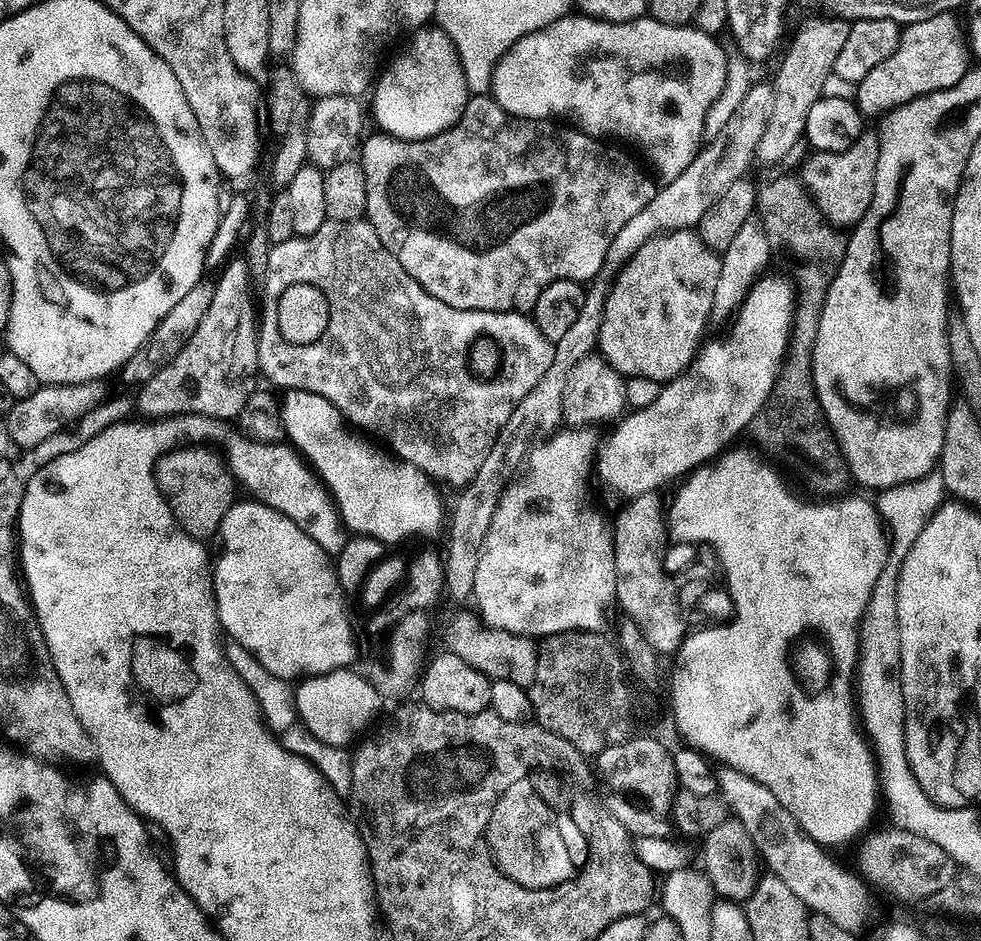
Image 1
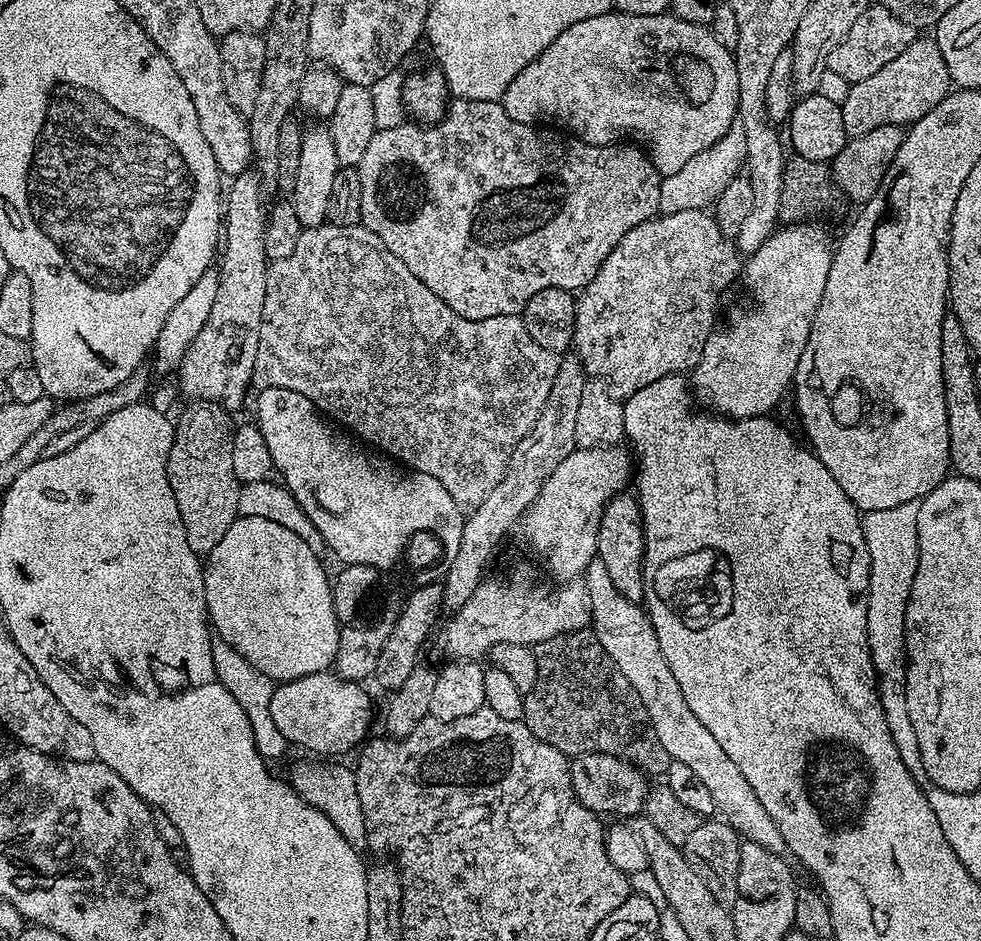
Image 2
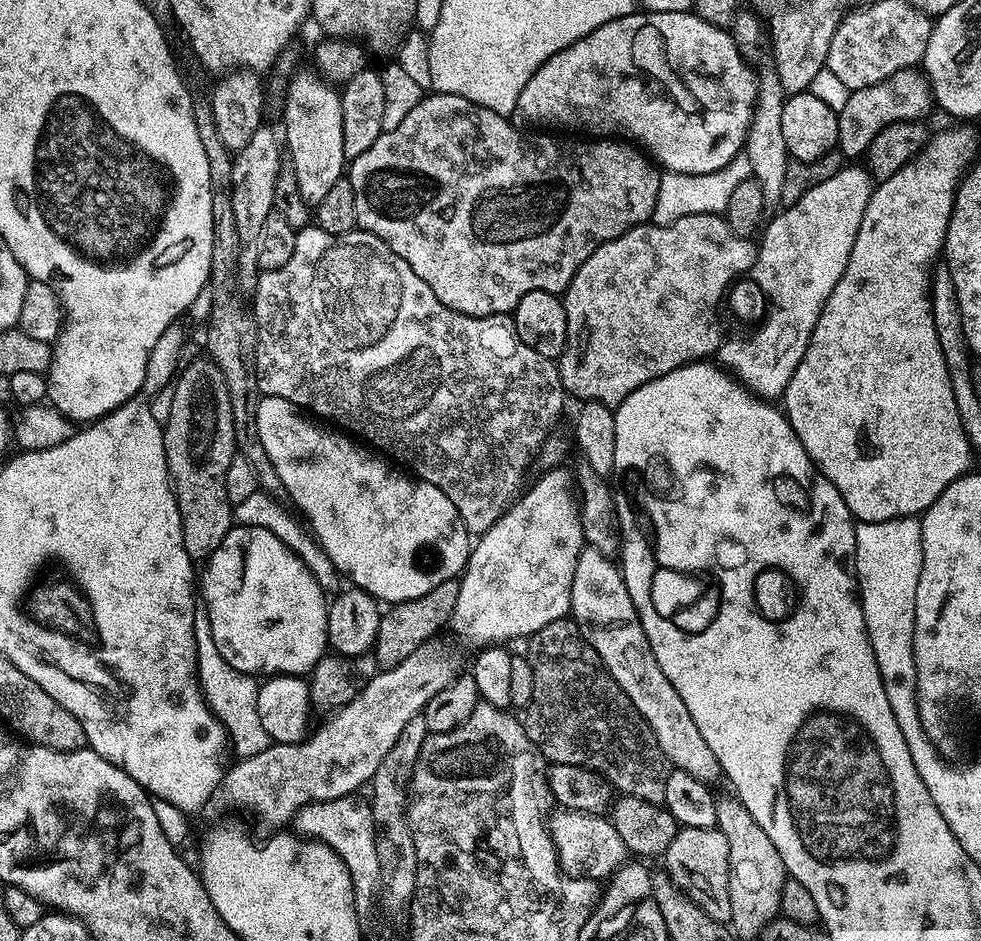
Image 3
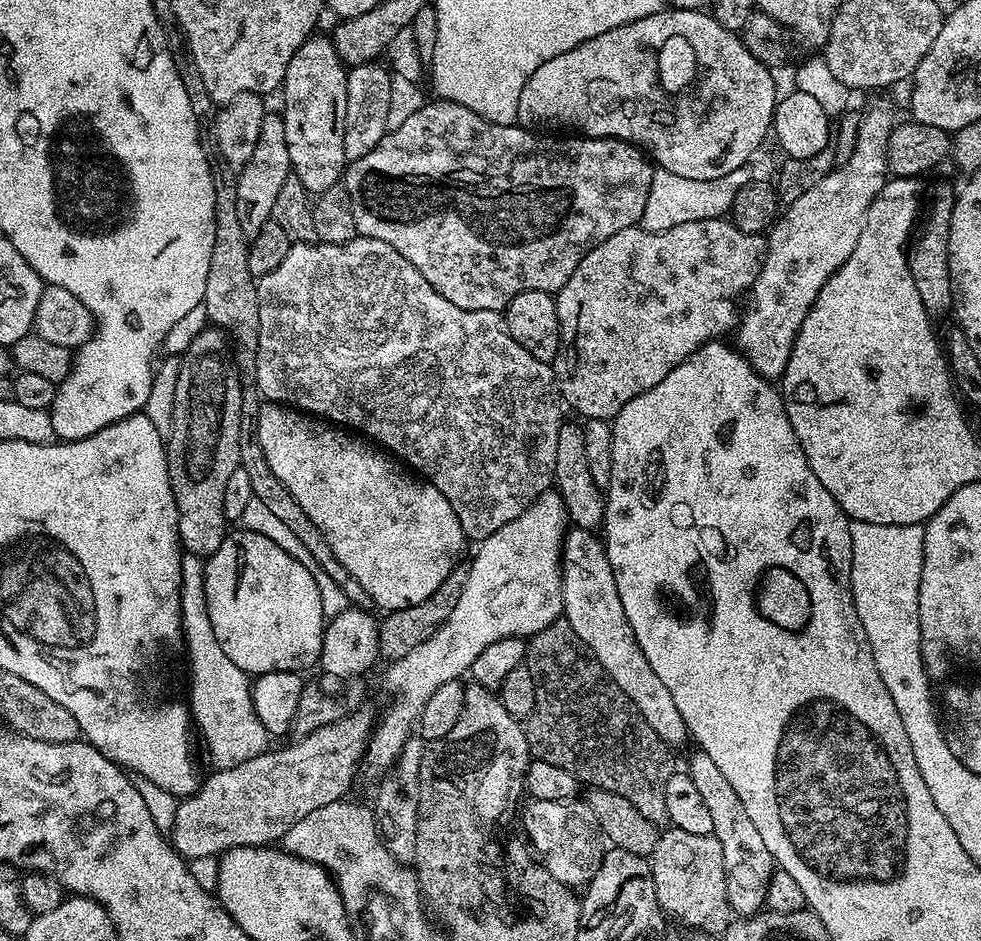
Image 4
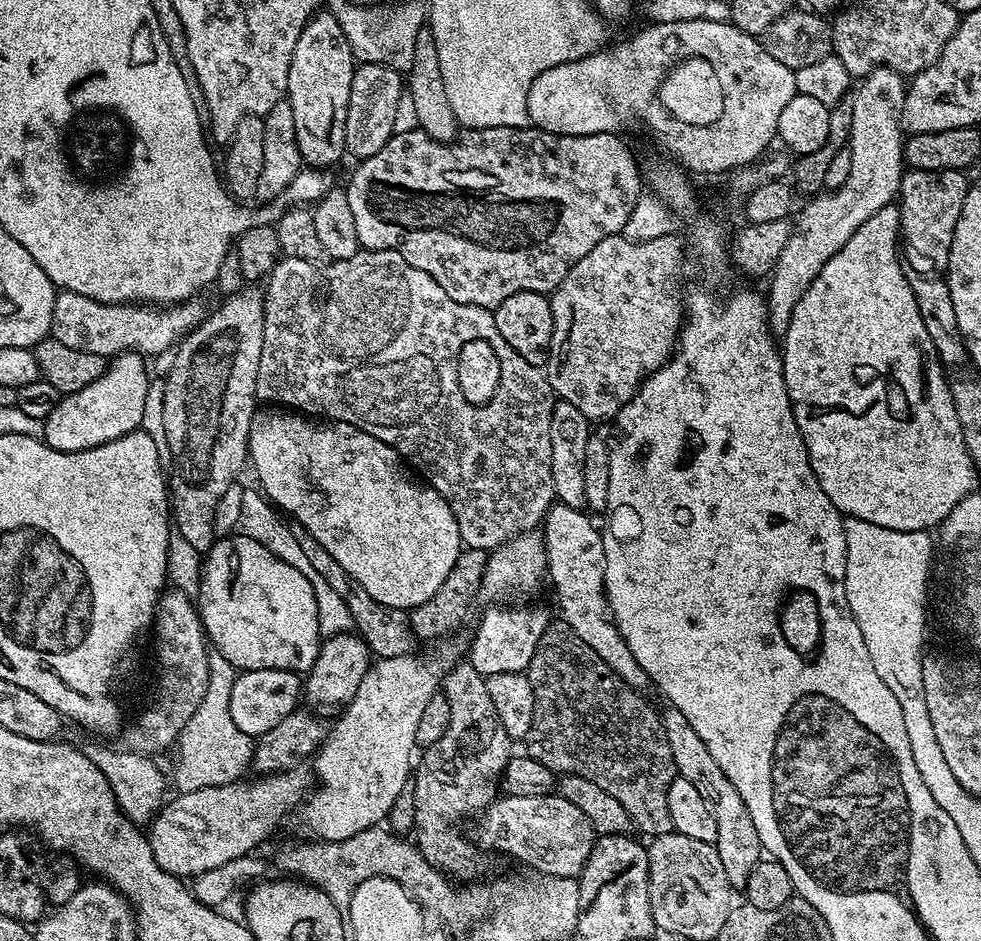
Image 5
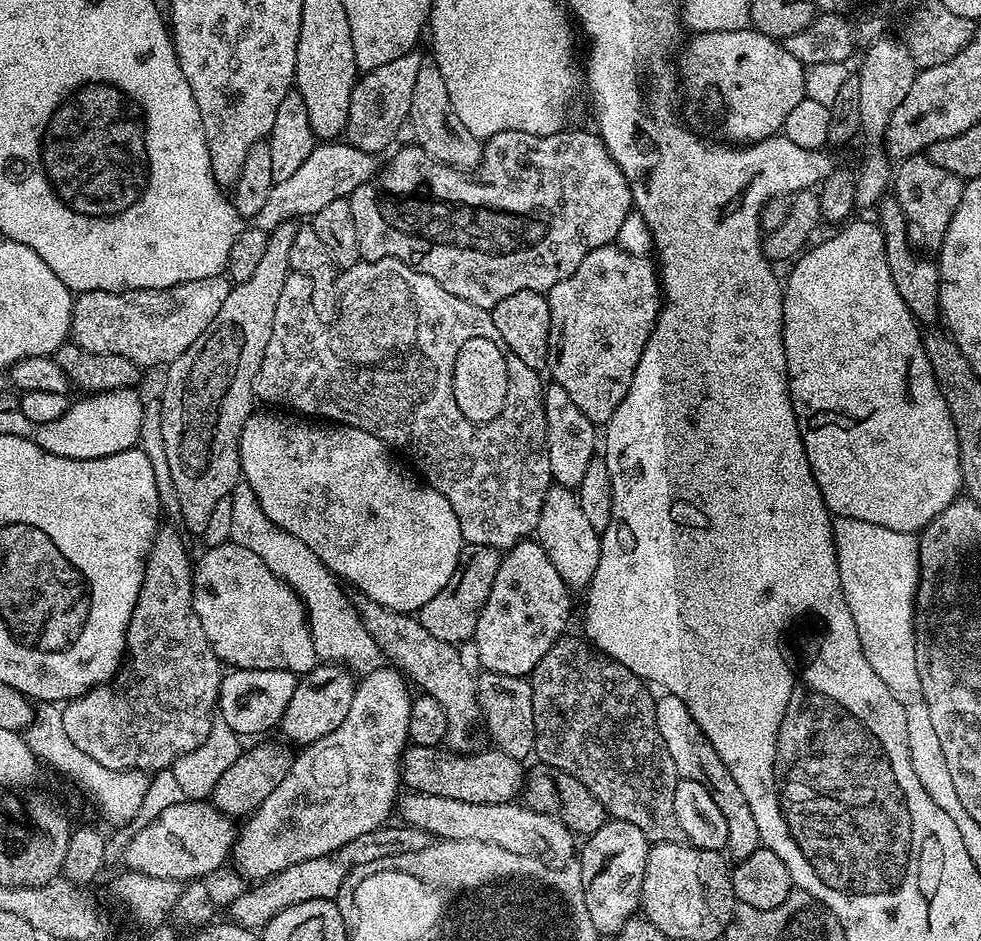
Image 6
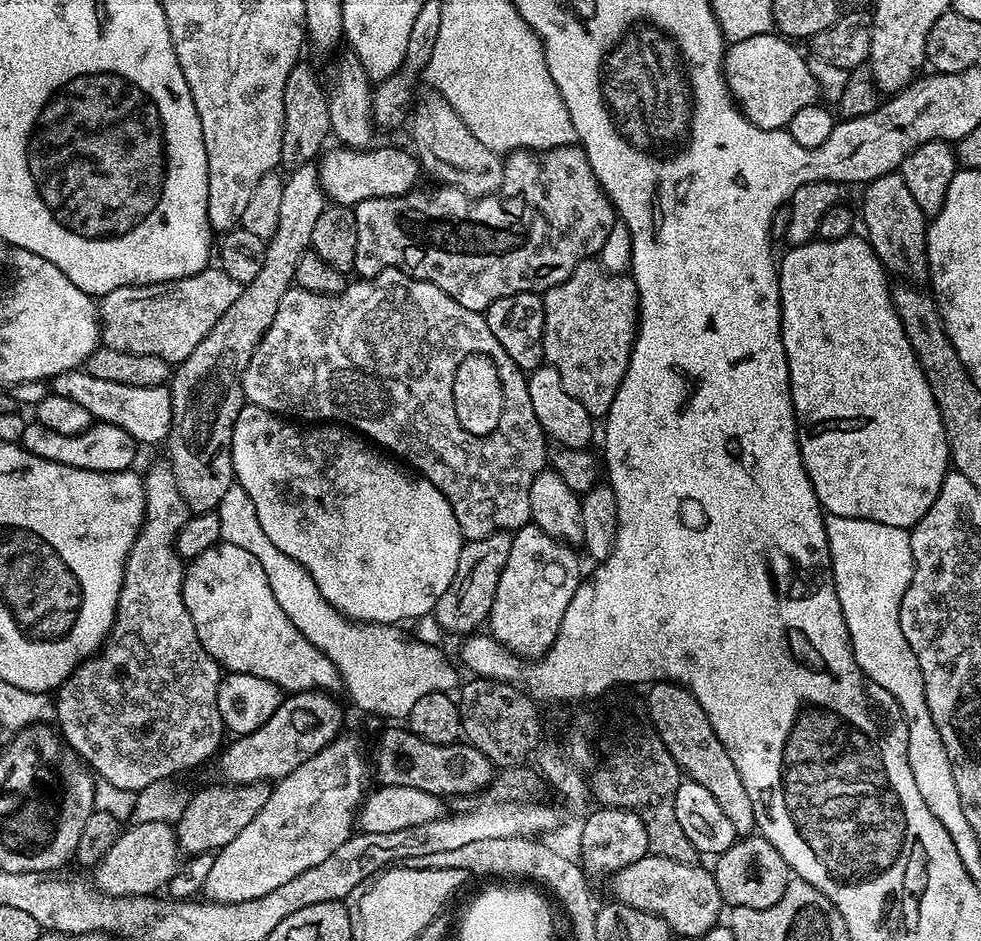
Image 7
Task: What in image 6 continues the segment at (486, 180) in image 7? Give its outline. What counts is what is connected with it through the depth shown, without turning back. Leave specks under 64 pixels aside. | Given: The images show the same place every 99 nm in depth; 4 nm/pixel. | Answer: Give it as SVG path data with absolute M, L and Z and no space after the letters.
M426 60L420 65L417 81L414 82L413 97L410 98L409 122L416 130L415 143L436 160L461 170L472 170L479 165L483 156L481 139L470 134L470 130L454 114L446 82L435 61Z

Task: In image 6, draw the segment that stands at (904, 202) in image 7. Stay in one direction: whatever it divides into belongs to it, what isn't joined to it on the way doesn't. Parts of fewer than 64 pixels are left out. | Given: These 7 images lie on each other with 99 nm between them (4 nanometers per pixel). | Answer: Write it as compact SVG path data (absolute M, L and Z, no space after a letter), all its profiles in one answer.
M888 194L875 205L875 223L880 225L884 235L886 262L890 266L890 278L894 278L894 286L898 286L898 294L902 294L902 302L911 310L921 325L927 326L941 319L940 314L940 269L931 259L918 254L908 240L908 223L902 214L902 206L898 206L895 195Z

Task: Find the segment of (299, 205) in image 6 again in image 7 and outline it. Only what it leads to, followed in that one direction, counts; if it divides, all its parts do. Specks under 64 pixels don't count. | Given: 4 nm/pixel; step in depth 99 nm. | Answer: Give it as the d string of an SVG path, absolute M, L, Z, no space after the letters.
M336 146L333 152L325 151L319 157L320 185L325 197L333 205L355 206L358 202L366 202L370 198L404 196L419 183L418 176L422 174L422 167L418 158L411 151L393 146L376 147L357 150Z

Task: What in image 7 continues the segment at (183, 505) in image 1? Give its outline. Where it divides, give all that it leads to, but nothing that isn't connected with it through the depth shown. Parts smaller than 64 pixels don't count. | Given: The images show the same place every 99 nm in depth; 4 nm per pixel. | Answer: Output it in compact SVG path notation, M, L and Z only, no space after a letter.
M315 163L301 164L291 169L292 177L284 180L282 190L282 206L278 209L278 230L274 232L264 246L264 265L258 270L254 282L243 285L240 296L226 310L226 314L194 346L194 354L175 365L170 376L170 391L172 394L172 429L166 441L168 448L167 459L174 470L174 478L182 498L186 502L189 513L207 513L216 511L216 507L222 502L226 490L234 483L234 462L232 461L232 435L234 424L238 414L245 406L244 388L240 384L244 377L246 366L254 354L254 350L260 344L260 340L266 334L266 330L274 322L274 314L278 310L278 302L282 302L282 294L286 294L288 288L293 287L295 267L299 259L312 247L312 235L314 234L314 222L324 212L326 197L320 185L320 174Z

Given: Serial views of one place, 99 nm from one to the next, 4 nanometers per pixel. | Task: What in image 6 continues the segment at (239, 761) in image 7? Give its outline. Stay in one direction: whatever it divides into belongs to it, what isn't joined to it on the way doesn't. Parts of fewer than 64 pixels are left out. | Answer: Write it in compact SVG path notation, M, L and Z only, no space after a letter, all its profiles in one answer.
M317 663L315 668L297 679L288 696L288 705L278 725L278 732L285 736L281 737L293 745L307 746L318 742L318 738L326 738L330 730L338 730L350 710L350 702L354 702L357 683L353 673L343 664Z

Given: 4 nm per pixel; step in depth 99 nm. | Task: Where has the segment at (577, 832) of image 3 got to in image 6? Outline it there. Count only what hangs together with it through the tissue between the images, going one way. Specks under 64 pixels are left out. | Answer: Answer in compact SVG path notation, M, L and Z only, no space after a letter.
M409 791L398 800L398 816L409 828L427 832L429 837L441 840L465 840L466 842L490 842L510 850L513 854L539 856L548 862L564 862L574 856L574 833L560 821L559 815L526 808L519 803L471 804L458 802L458 798L442 798L421 792Z

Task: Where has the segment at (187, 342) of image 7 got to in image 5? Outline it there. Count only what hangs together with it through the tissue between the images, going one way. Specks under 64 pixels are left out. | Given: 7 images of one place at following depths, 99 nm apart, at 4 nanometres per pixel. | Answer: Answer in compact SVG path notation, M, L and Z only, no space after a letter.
M60 290L57 291L54 302L50 336L51 339L71 346L73 350L82 350L105 358L126 351L139 352L141 356L151 358L166 351L168 347L171 349L205 319L206 308L198 301L199 299L193 298L171 306L149 306L144 302L103 304L77 292Z

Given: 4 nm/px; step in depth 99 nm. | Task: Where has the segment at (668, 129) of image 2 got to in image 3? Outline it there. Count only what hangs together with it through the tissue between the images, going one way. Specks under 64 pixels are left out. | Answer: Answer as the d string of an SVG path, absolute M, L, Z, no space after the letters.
M637 10L631 12L628 16L622 18L614 18L614 22L606 22L602 26L598 26L598 30L594 30L588 36L583 36L578 42L574 42L570 46L566 46L566 50L562 50L558 54L554 54L554 58L547 60L539 70L537 70L530 78L530 82L526 82L526 86L522 86L522 94L520 95L519 115L524 115L532 124L557 124L560 128L581 128L581 133L587 134L592 138L624 138L635 142L653 161L658 162L661 169L670 172L681 172L682 174L710 174L714 170L722 170L722 166L726 166L726 162L730 162L734 157L741 155L744 139L748 136L748 127L752 121L752 107L756 104L756 78L757 73L748 69L749 61L740 55L740 51L736 48L736 43L732 41L731 31L714 26L710 22L706 22L702 18L698 18L696 13L689 10L686 12L645 12Z

